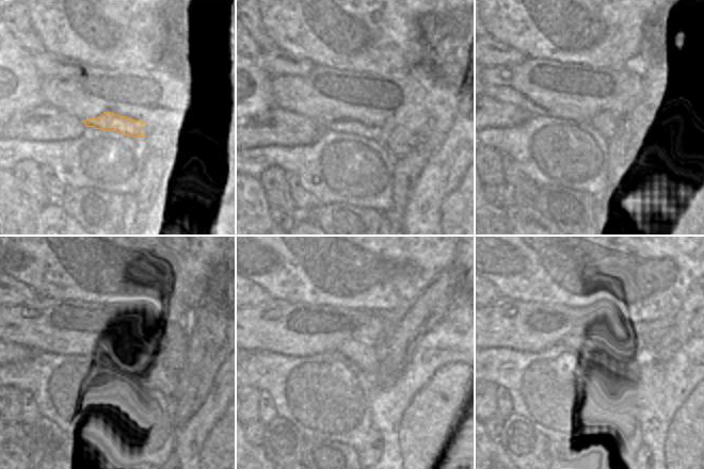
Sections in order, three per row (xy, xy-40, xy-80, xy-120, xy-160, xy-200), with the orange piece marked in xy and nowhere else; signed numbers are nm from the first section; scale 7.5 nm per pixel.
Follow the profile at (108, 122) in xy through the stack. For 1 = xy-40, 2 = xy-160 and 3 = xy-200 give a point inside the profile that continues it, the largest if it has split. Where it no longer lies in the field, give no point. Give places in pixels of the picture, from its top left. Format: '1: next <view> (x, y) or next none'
1: next xy-40 (368, 131)
2: next xy-160 (360, 353)
3: next xy-200 (598, 353)

